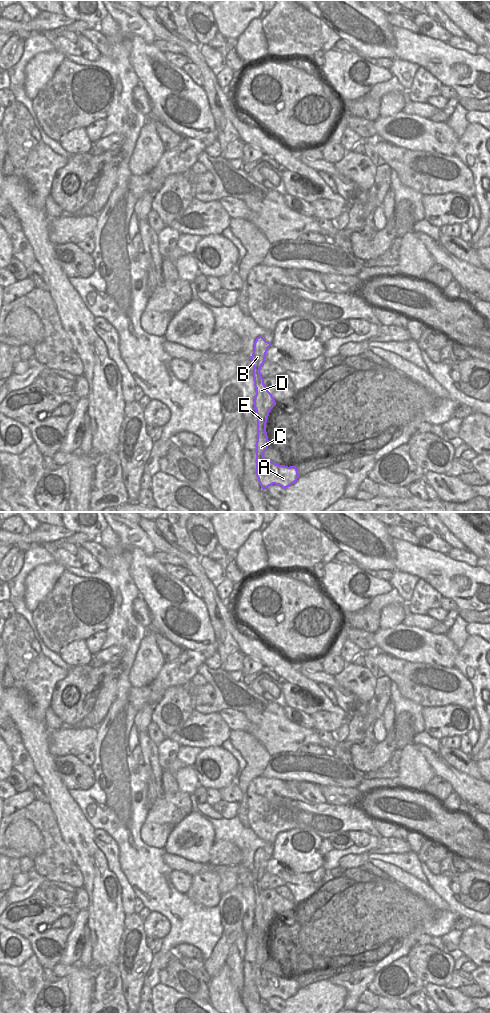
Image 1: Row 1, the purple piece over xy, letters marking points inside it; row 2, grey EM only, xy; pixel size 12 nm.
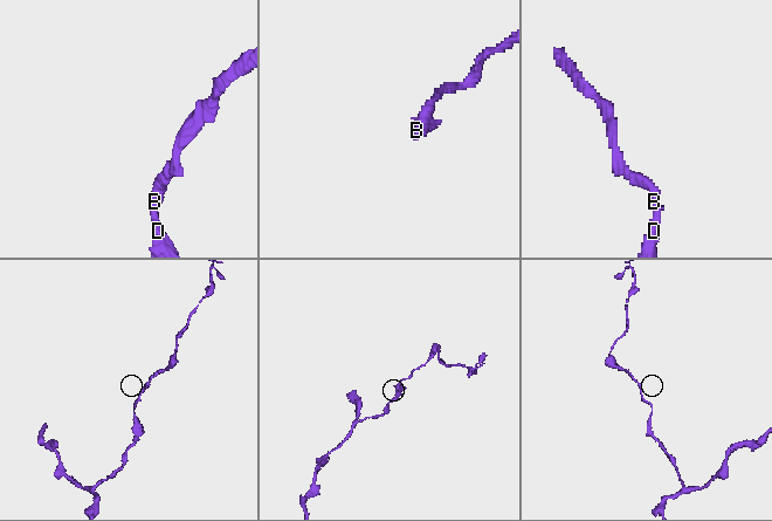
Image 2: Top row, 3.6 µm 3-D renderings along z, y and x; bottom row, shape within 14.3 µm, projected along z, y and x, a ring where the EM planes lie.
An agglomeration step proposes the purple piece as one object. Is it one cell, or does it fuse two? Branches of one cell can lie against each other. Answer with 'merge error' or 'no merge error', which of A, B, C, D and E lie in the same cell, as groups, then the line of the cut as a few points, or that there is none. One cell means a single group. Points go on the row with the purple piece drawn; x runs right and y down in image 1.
no merge error; A B C D E; no cut

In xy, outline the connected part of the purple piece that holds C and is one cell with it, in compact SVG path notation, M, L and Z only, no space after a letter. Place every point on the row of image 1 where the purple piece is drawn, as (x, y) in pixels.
M262 336L256 338L253 353L250 357L253 364L254 409L257 416L257 441L256 441L256 475L263 490L275 484L287 488L294 484L300 477L296 466L276 464L264 457L270 442L266 432L266 423L271 409L276 405L272 394L267 390L260 369L265 362L266 353L271 343Z

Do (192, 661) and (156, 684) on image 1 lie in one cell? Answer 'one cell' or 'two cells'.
one cell

